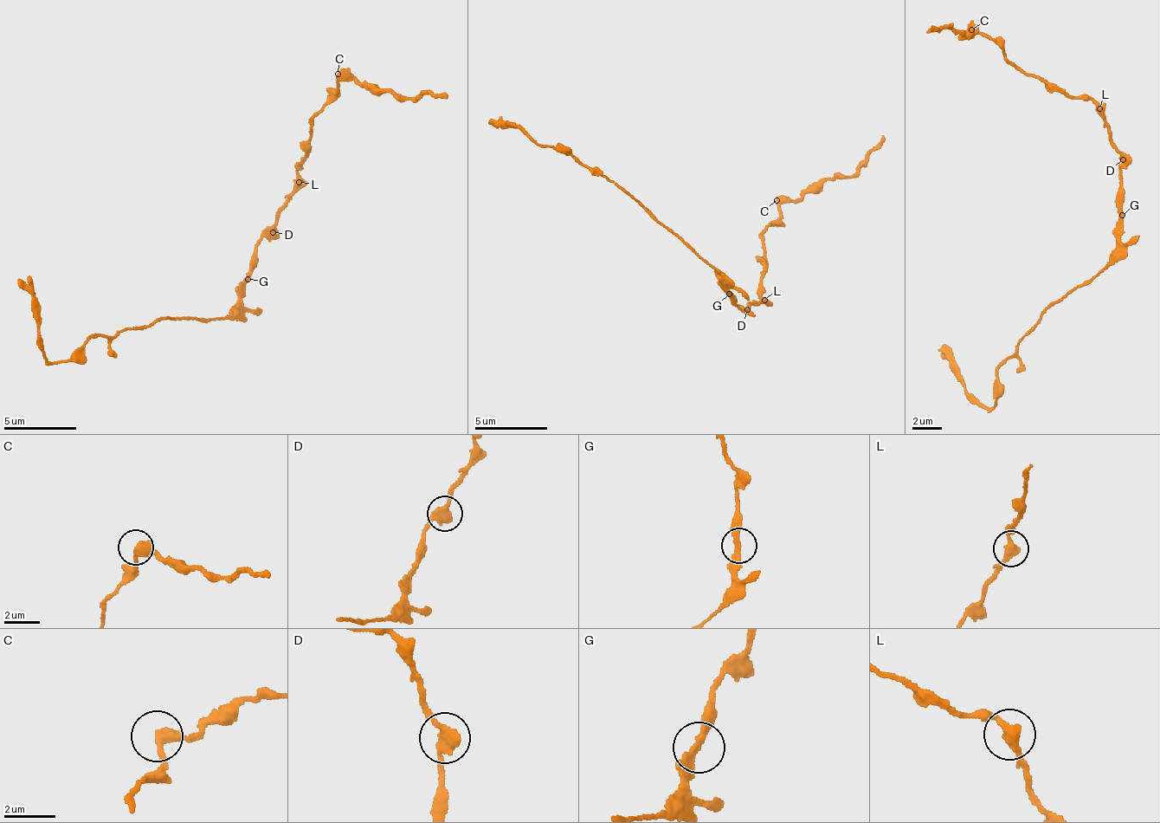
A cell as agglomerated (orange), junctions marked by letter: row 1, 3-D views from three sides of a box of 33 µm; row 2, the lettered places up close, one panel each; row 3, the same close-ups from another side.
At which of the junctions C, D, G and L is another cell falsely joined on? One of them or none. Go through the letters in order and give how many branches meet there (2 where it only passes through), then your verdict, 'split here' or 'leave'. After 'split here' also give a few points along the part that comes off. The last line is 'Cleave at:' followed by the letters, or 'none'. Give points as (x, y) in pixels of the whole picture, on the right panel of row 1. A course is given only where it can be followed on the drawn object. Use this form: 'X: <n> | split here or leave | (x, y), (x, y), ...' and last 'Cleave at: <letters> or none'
C: 2 | leave
D: 2 | leave
G: 2 | leave
L: 2 | leave
Cleave at: none

